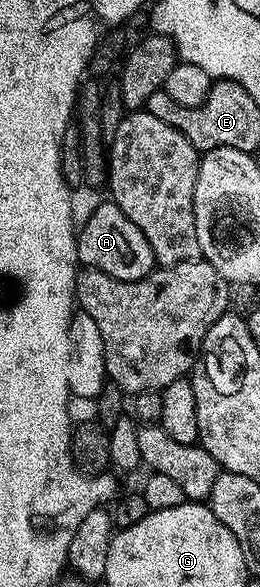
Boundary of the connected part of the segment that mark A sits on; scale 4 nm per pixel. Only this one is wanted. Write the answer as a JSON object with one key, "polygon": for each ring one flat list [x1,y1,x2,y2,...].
{"polygon":[[111,201,101,203,77,231,77,261,82,268,102,271,119,281,139,281,155,270,155,260,147,237,139,233,139,225]]}

